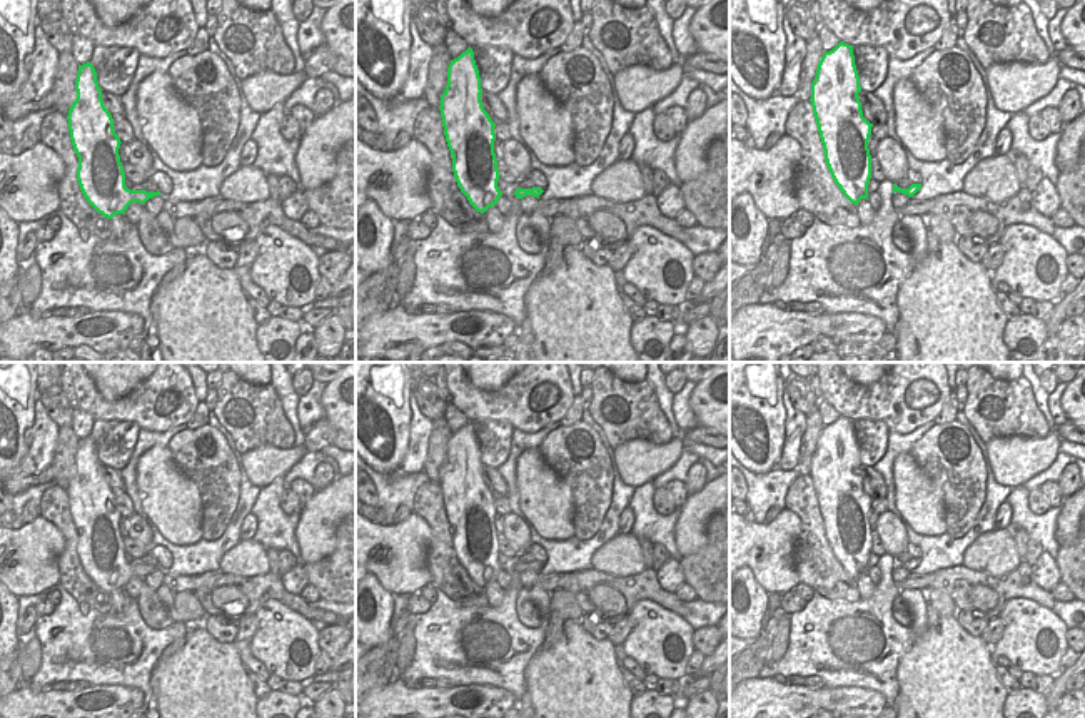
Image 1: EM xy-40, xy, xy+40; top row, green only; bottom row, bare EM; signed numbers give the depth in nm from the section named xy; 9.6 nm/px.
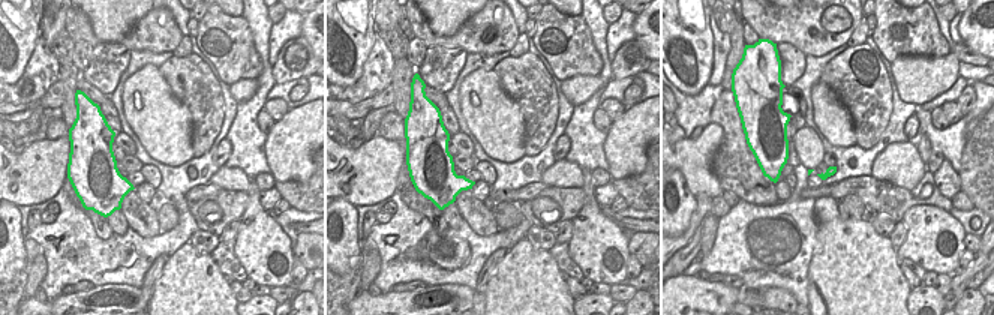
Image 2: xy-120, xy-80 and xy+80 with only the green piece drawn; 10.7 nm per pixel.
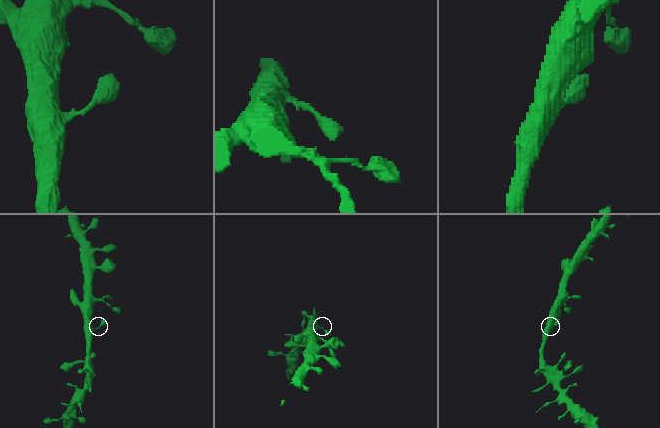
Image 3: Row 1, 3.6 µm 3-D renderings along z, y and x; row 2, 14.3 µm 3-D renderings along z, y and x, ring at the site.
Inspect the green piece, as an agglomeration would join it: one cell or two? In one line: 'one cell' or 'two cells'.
one cell

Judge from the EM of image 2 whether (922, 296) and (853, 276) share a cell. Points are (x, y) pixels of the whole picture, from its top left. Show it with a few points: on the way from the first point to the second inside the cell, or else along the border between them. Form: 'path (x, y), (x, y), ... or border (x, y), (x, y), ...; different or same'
border (910, 290), (906, 299); different

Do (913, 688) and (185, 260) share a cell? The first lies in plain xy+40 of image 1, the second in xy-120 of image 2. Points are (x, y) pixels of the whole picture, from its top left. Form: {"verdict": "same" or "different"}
{"verdict": "same"}

